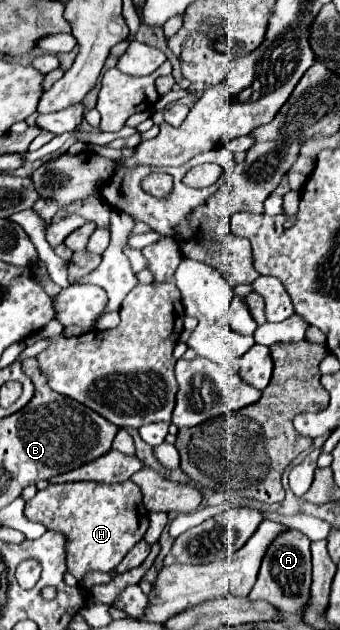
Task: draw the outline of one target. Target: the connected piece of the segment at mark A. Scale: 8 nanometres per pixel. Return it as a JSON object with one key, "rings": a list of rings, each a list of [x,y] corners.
{"rings":[[[284,532],[278,536],[268,548],[258,580],[248,594],[248,600],[266,600],[274,608],[282,612],[304,614],[310,602],[310,586],[312,586],[312,562],[310,562],[310,538],[302,532]]]}

